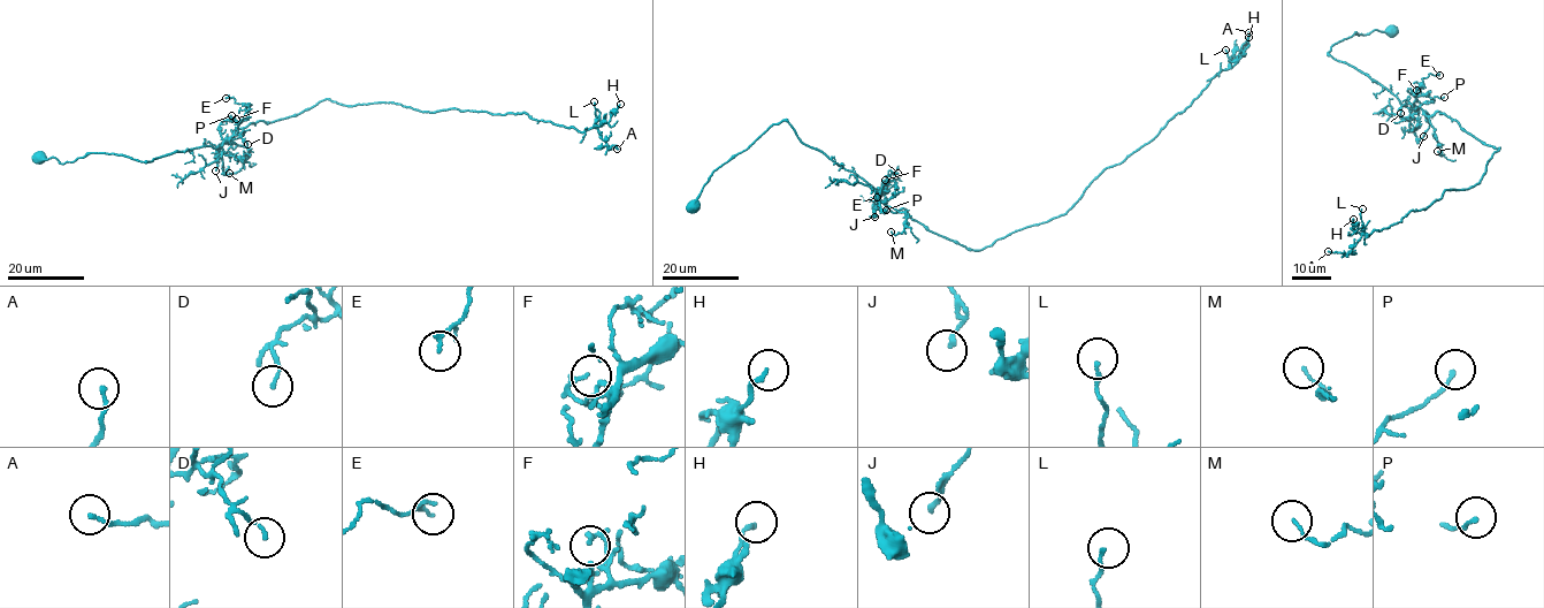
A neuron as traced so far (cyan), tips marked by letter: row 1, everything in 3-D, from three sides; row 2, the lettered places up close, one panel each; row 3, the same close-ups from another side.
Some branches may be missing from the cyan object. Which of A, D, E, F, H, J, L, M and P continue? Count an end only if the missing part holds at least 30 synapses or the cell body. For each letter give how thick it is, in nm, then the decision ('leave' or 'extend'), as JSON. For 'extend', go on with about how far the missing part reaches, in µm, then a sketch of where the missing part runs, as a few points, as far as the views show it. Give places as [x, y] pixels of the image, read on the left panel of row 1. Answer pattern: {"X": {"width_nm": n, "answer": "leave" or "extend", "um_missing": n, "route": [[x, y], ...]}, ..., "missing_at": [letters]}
{"A": {"width_nm": 150, "answer": "leave"}, "D": {"width_nm": 110, "answer": "leave"}, "E": {"width_nm": 140, "answer": "leave"}, "F": {"width_nm": 100, "answer": "leave"}, "H": {"width_nm": 130, "answer": "leave"}, "J": {"width_nm": 140, "answer": "leave"}, "L": {"width_nm": 130, "answer": "leave"}, "M": {"width_nm": 90, "answer": "leave"}, "P": {"width_nm": 140, "answer": "leave"}, "missing_at": []}

